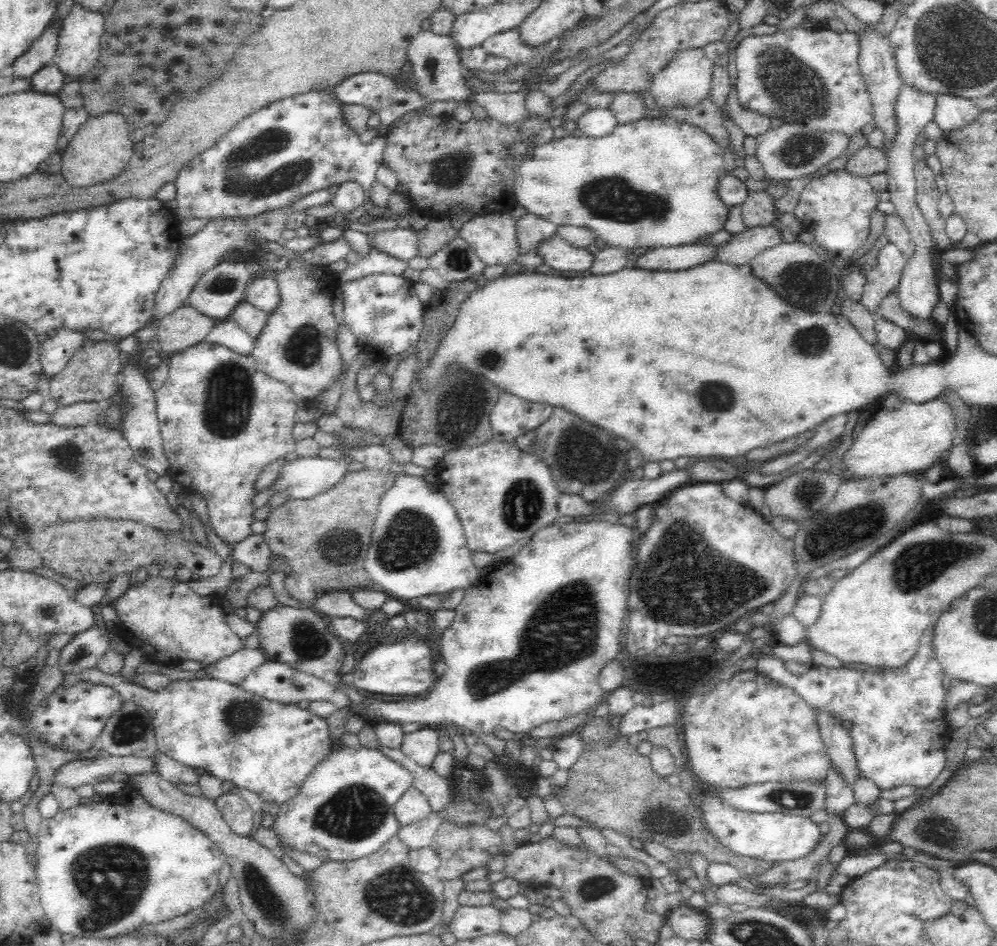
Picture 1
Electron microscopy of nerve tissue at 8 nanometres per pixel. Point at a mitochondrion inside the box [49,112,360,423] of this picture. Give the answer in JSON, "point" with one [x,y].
{"point":[286,174]}

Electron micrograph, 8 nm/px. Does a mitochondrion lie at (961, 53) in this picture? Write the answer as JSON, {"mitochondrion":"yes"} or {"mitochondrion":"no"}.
{"mitochondrion":"yes"}

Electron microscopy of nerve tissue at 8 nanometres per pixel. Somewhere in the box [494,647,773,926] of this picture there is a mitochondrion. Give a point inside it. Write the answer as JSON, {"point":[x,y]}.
{"point":[597,887]}

